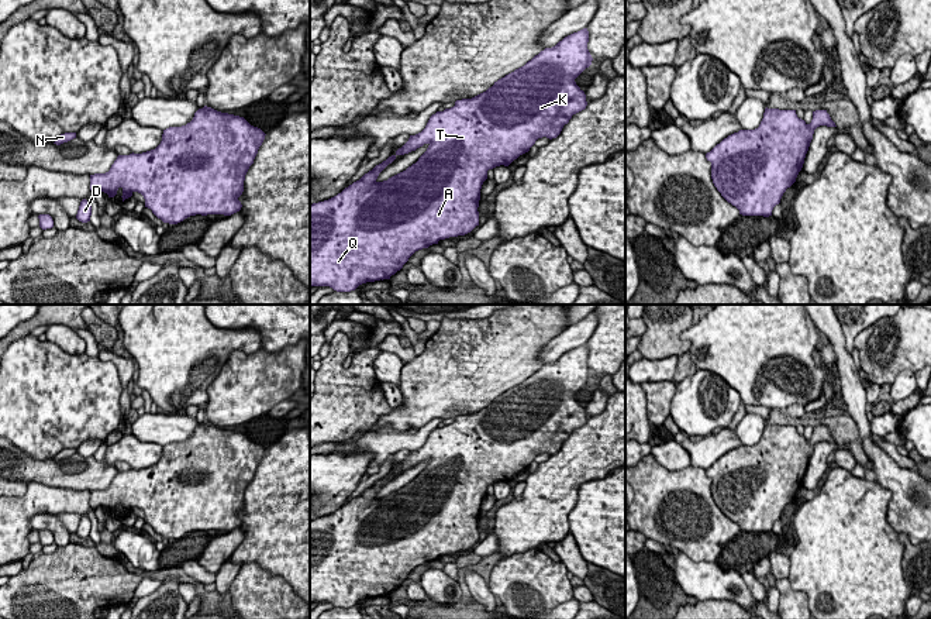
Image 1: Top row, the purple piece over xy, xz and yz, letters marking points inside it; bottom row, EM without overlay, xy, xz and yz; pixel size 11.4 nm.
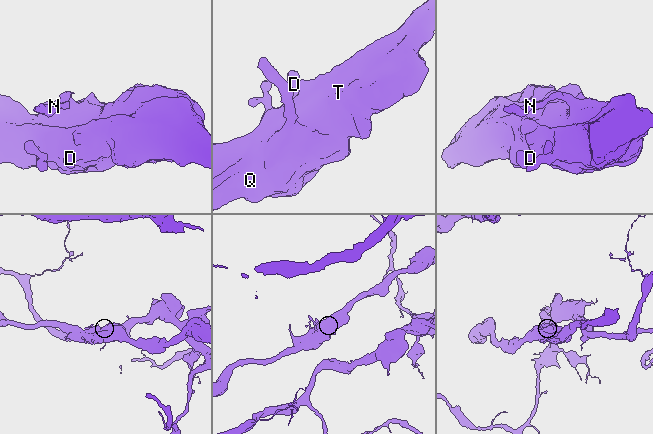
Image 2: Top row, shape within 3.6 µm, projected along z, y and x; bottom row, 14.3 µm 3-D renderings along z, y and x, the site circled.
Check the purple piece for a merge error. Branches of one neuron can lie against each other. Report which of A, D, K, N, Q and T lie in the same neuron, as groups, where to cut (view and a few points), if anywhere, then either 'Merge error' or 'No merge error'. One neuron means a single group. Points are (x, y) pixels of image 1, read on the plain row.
Groups: A D K N Q T. No split. No merge error

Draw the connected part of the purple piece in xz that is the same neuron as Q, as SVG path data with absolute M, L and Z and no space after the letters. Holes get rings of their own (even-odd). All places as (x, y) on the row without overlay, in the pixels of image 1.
M583 344L565 353L552 364L545 364L524 382L494 398L486 407L456 416L455 422L432 430L425 444L410 451L408 457L359 496L337 512L310 522L310 602L330 602L337 608L351 608L366 598L390 595L418 565L438 560L439 556L465 551L479 541L479 516L487 486L508 482L530 467L538 454L556 454L573 430L586 424L586 410L575 395L592 381L587 365L589 347ZM428 461L415 479L406 486L377 498L379 489L397 471Z

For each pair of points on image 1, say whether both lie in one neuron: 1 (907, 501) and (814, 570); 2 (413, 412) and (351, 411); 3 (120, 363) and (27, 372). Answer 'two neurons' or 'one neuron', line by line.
1: two neurons
2: two neurons
3: two neurons

